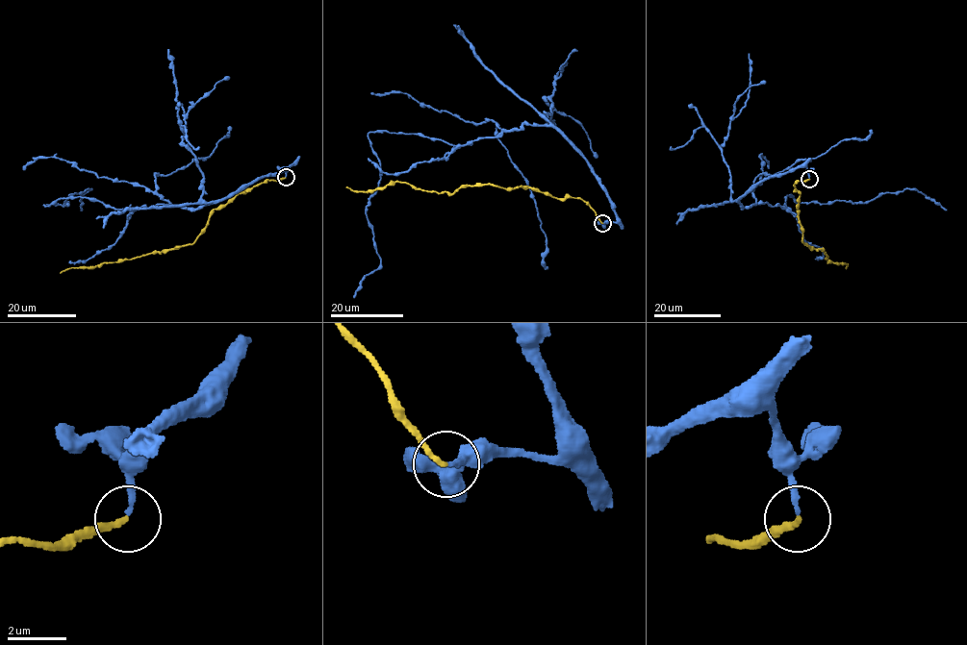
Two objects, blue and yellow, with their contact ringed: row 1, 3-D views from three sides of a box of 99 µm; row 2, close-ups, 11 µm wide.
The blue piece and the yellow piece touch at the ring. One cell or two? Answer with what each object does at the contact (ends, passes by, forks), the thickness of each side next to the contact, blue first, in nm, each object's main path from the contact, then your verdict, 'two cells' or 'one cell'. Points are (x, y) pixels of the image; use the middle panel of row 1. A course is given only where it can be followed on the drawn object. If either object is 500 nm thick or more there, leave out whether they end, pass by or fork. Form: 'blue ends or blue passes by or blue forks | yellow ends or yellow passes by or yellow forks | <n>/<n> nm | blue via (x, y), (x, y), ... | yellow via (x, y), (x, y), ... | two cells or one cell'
blue ends | yellow ends | 180/180 nm | blue via (603, 223), (616, 222), (606, 189), (550, 126), (463, 145), (369, 132), (380, 265), (353, 297) | yellow via (603, 223), (579, 198), (554, 198), (523, 186), (478, 185), (452, 193), (399, 182), (366, 191), (346, 187) | one cell

